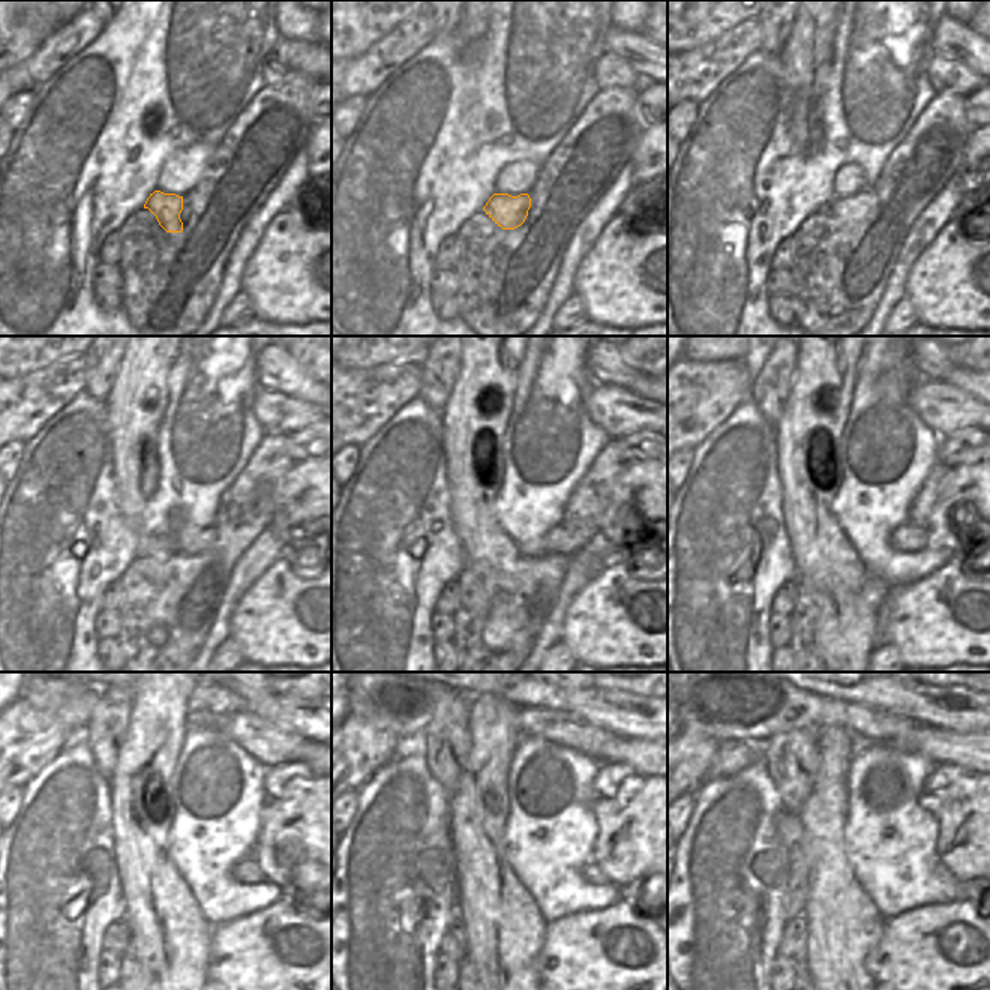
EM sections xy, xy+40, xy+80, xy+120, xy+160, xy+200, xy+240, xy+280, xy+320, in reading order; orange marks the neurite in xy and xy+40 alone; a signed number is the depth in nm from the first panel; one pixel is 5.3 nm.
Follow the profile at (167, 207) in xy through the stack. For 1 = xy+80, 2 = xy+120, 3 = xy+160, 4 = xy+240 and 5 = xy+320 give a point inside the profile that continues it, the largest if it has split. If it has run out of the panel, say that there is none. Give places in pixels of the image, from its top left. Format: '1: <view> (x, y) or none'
1: xy+80 (852, 209)
2: xy+120 (189, 542)
3: xy+160 (558, 540)
4: xy+240 (246, 870)
5: xy+320 (954, 888)

